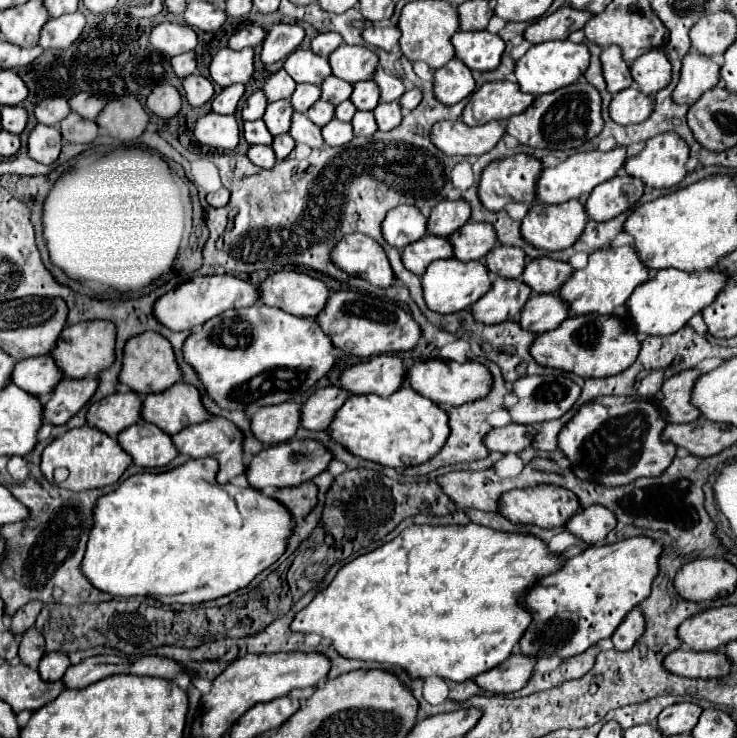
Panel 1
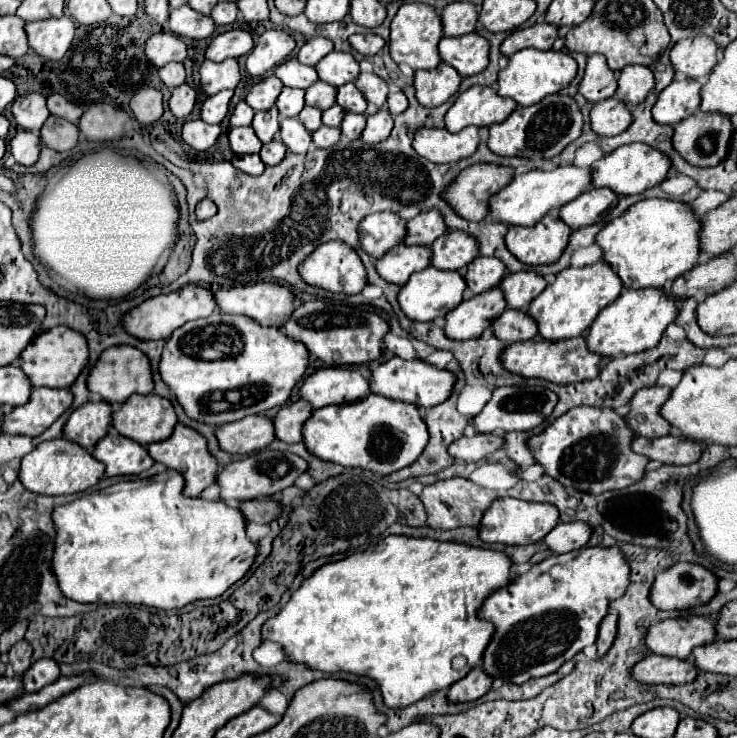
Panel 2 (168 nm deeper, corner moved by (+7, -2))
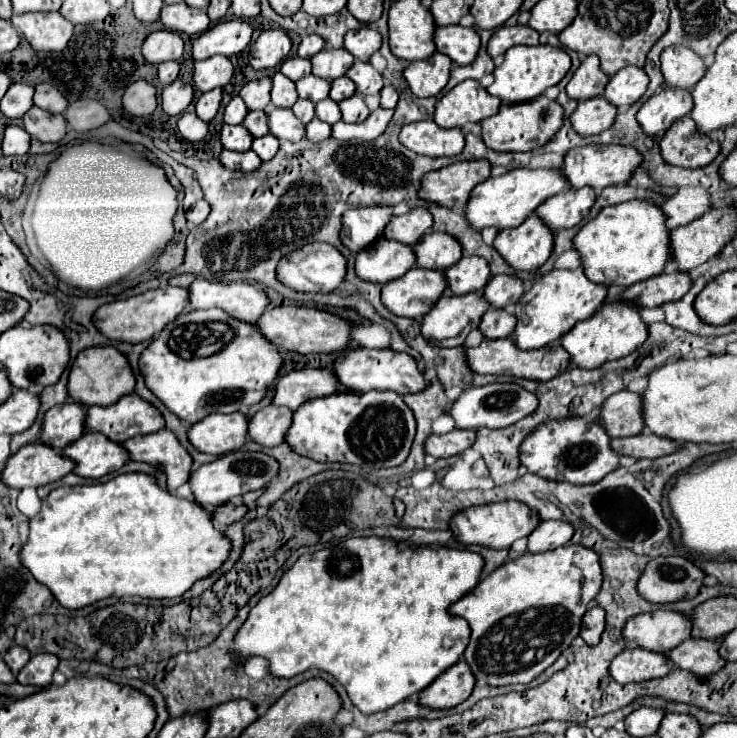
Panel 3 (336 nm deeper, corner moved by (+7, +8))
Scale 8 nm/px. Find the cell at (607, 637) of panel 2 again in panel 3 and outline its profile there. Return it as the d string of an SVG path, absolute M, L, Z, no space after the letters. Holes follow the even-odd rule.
M593 604L589 608L589 614L585 614L585 626L581 626L579 636L587 642L587 646L597 646L603 630L605 630L605 610Z

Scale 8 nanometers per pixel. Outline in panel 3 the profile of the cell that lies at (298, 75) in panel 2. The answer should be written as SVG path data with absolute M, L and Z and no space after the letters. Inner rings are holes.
M293 56L293 58L287 58L287 60L281 62L281 72L283 72L289 80L297 82L299 78L303 78L303 76L307 76L307 74L311 72L311 62L305 60L305 58Z

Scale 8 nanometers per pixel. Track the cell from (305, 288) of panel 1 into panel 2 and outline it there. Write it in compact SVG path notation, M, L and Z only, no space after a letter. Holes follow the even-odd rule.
M259 282L213 294L217 310L253 318L261 326L281 326L293 312L293 294L287 286Z

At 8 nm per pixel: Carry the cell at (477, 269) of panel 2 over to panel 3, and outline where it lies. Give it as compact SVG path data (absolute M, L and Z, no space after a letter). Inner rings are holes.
M463 256L455 266L445 270L445 276L447 276L447 286L455 294L469 294L485 288L485 284L491 278L491 270L485 258Z

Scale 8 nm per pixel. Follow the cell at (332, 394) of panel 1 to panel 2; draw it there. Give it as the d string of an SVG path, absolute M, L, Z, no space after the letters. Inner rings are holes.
M297 400L289 406L283 406L273 418L275 438L283 440L287 444L301 442L301 426L311 416L311 412L313 410L305 400Z

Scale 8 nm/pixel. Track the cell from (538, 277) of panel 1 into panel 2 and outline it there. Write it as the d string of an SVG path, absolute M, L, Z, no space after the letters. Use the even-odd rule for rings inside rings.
M515 272L515 274L507 274L501 282L499 282L499 290L505 296L507 308L513 310L527 310L529 304L543 292L545 288L545 280L541 276L537 276L535 272Z

